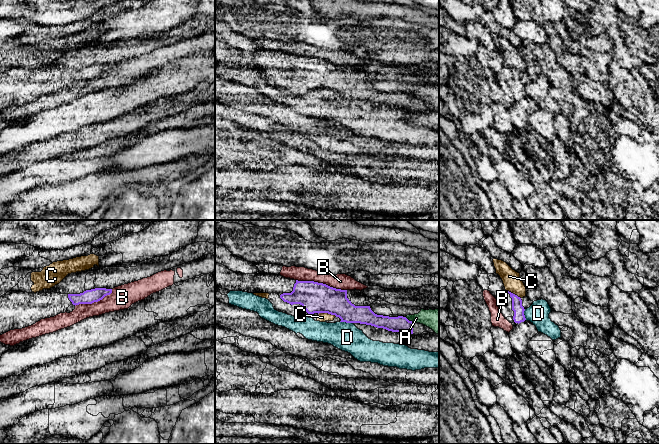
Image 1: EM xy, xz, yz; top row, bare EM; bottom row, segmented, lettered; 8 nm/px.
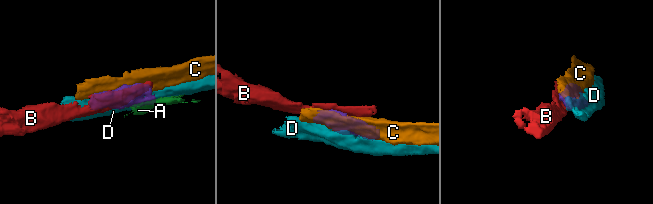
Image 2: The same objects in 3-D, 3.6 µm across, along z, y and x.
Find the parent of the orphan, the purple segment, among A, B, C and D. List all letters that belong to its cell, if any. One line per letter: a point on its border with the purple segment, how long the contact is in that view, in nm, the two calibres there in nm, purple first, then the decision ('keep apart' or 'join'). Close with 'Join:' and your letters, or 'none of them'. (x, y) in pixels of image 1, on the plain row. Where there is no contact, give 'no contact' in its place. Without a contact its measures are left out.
A: xz (408, 96) | 80 nm | 130/180 nm | keep apart
B: xz (321, 59) | 420 nm | 240/130 nm | keep apart
C: xz (327, 88) | 150 nm | 240/80 nm | keep apart
D: xz (346, 98) | 110 nm | 220/220 nm | keep apart
Join: none of them

